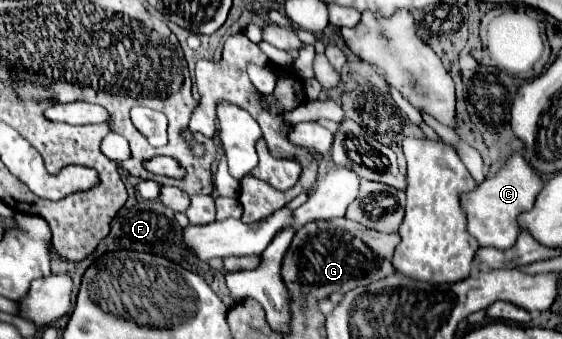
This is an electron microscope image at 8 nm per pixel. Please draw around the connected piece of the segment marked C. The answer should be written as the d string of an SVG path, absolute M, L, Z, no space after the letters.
M510 154L496 176L484 180L480 186L476 186L474 192L462 196L462 208L468 216L468 232L478 240L480 246L492 246L500 250L512 248L520 234L518 216L534 206L534 198L538 196L542 186L544 178L534 172L534 168L522 158L522 154Z

